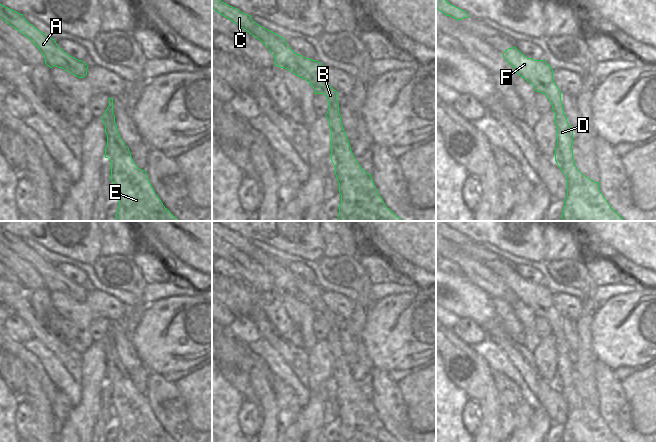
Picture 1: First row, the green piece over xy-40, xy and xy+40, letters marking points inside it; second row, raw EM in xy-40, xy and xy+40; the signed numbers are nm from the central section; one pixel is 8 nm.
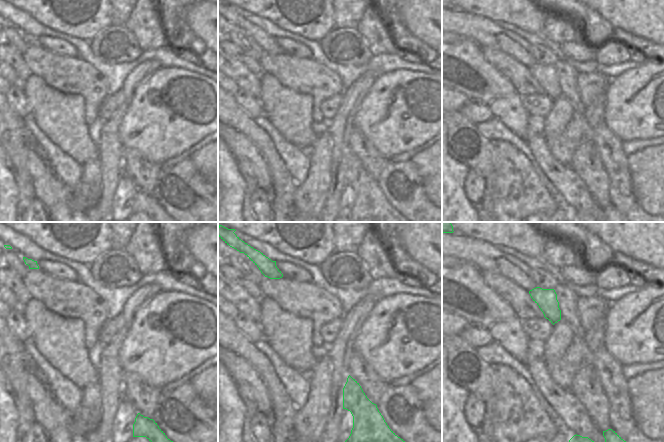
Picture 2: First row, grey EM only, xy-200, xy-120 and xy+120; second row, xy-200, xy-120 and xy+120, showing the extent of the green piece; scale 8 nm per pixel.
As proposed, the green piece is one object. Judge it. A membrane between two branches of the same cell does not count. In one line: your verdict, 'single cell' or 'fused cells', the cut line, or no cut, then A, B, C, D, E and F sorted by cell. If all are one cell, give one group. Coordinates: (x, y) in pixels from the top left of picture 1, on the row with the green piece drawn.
single cell; no cut; A B C D E F

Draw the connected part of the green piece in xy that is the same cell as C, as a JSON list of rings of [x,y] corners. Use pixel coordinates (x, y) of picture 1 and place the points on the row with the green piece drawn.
[[[212,0],[212,9],[228,18],[249,34],[260,40],[271,52],[275,59],[275,66],[290,70],[296,76],[306,80],[314,89],[315,94],[324,94],[329,103],[329,109],[326,117],[329,121],[331,129],[331,161],[335,167],[335,175],[339,183],[339,193],[341,195],[341,203],[339,205],[340,221],[403,221],[396,216],[384,203],[379,195],[371,177],[355,159],[349,140],[341,123],[341,115],[339,113],[339,103],[337,101],[337,91],[334,90],[322,75],[323,65],[317,60],[306,58],[300,54],[296,54],[280,35],[260,26],[251,19],[251,16],[244,14],[240,10],[222,2],[221,0]]]

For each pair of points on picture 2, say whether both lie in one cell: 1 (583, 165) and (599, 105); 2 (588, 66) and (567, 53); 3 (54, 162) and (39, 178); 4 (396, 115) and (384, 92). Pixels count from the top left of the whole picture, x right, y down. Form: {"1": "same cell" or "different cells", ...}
{"1": "same cell", "2": "different cells", "3": "different cells", "4": "same cell"}

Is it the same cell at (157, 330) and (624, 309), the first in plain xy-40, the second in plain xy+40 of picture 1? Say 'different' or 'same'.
same

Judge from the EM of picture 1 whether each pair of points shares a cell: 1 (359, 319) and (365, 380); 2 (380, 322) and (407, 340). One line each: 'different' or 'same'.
1: same
2: same

